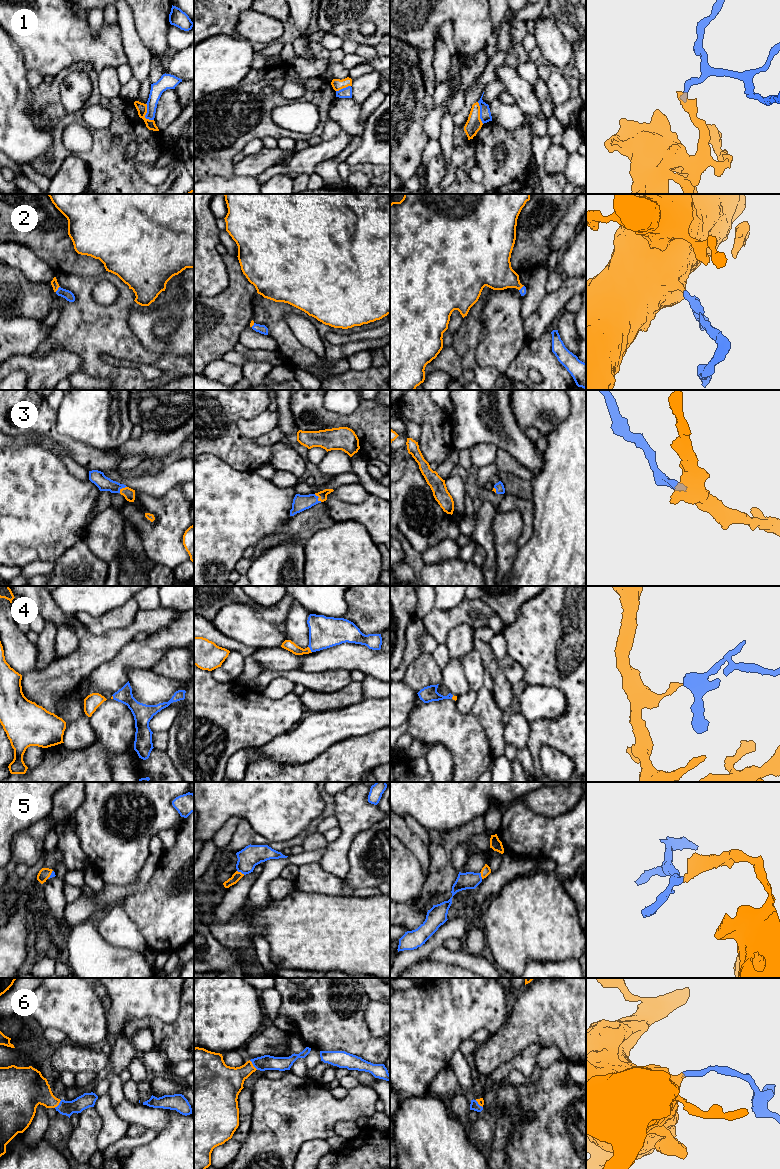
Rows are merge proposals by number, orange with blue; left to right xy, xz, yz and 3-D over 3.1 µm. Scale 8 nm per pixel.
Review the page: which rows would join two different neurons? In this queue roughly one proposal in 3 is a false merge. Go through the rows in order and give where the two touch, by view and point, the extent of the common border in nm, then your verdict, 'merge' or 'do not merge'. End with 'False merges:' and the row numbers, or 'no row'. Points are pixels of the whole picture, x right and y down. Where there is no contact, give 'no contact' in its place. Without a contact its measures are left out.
1: contact xy (145, 114); length 160 nm; do not merge
2: contact xy (57, 289); length 60 nm; merge
3: contact xz (318, 498); length 90 nm; merge
4: contact xz (309, 649); length 60 nm; merge
5: contact xz (240, 872); length 70 nm; merge
6: contact xz (252, 1065); length 100 nm; merge
False merges: 1

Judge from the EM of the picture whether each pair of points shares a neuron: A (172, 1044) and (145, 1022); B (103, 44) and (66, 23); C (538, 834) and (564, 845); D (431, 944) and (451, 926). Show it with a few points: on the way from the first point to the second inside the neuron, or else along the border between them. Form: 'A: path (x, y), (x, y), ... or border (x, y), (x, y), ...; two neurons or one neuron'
A: path (165, 1037), (152, 1024); one neuron
B: path (94, 44), (87, 44), (75, 32); one neuron
C: path (544, 837), (558, 839); one neuron
D: path (436, 940), (446, 931); one neuron

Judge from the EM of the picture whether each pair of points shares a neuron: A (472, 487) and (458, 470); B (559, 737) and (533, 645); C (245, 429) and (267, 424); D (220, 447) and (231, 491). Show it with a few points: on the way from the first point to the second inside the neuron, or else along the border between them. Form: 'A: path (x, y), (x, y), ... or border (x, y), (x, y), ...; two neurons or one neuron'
A: path (471, 483), (462, 473); one neuron
B: path (573, 714), (573, 693), (548, 668); one neuron
C: path (250, 428), (262, 424); one neuron
D: border (204, 453), (216, 455), (232, 467), (246, 471); two neurons

